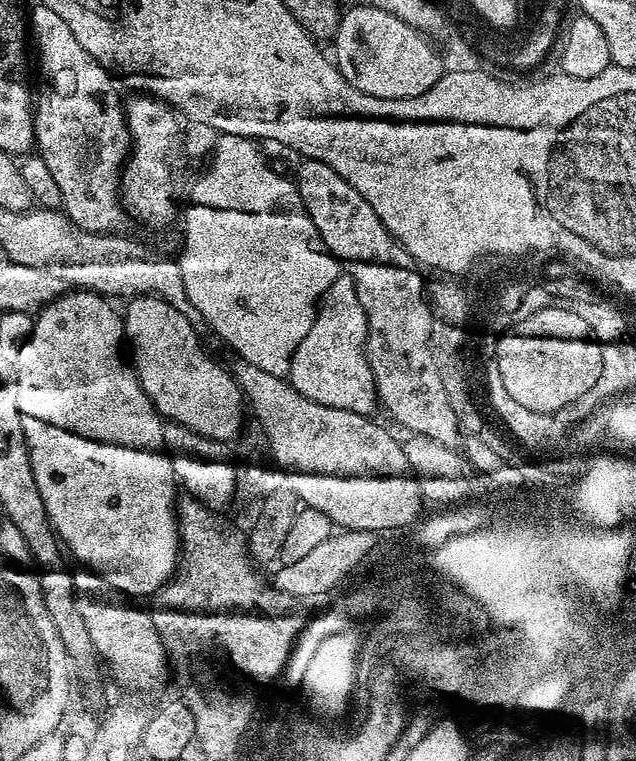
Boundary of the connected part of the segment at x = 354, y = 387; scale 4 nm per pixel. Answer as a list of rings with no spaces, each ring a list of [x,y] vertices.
[[[341,274],[329,288],[316,309],[316,317],[310,326],[310,334],[298,342],[298,350],[292,355],[292,365],[287,375],[290,383],[306,398],[316,403],[331,404],[346,411],[371,413],[372,403],[377,403],[375,374],[365,351],[367,346],[368,316],[358,300],[354,278],[350,274]]]

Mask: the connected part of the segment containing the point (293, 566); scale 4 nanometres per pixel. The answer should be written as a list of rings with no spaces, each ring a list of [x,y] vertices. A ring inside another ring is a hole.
[[[340,530],[330,534],[311,554],[298,558],[298,562],[281,563],[276,572],[274,588],[289,592],[292,596],[324,596],[331,588],[339,589],[343,579],[353,575],[378,544],[377,537],[371,532]]]

